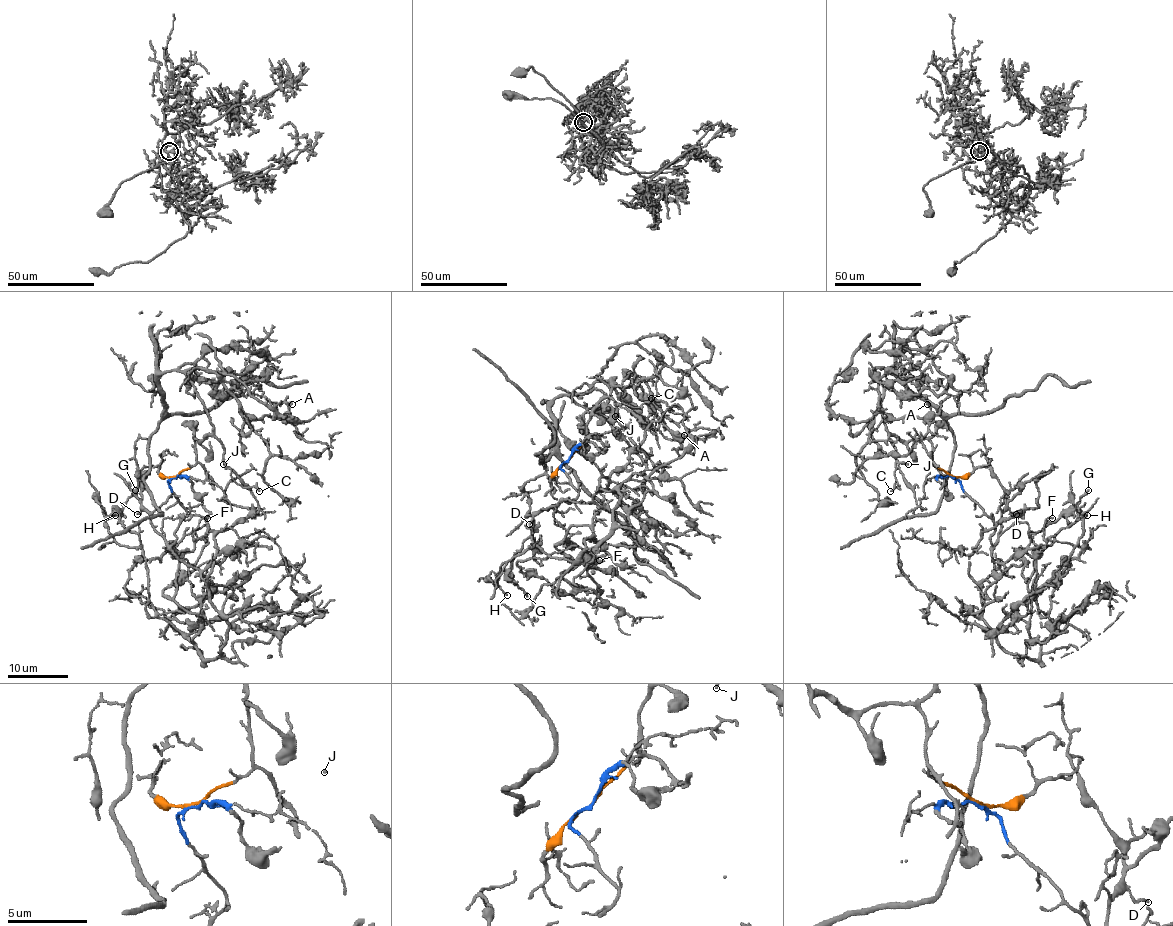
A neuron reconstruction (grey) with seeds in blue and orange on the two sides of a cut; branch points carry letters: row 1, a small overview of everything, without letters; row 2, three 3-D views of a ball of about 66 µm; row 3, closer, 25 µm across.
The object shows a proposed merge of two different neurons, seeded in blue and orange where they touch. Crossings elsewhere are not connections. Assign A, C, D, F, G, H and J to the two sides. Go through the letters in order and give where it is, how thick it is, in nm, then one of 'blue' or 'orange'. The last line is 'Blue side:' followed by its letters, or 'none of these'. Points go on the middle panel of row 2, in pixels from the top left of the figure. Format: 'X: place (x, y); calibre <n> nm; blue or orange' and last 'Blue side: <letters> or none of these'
A: place (684, 435); calibre 130 nm; orange
C: place (651, 398); calibre 130 nm; orange
D: place (529, 524); calibre 90 nm; blue
F: place (599, 560); calibre 110 nm; blue
G: place (527, 596); calibre 240 nm; blue
H: place (507, 595); calibre 110 nm; blue
J: place (615, 416); calibre 190 nm; orange
Blue side: D, F, G, H

